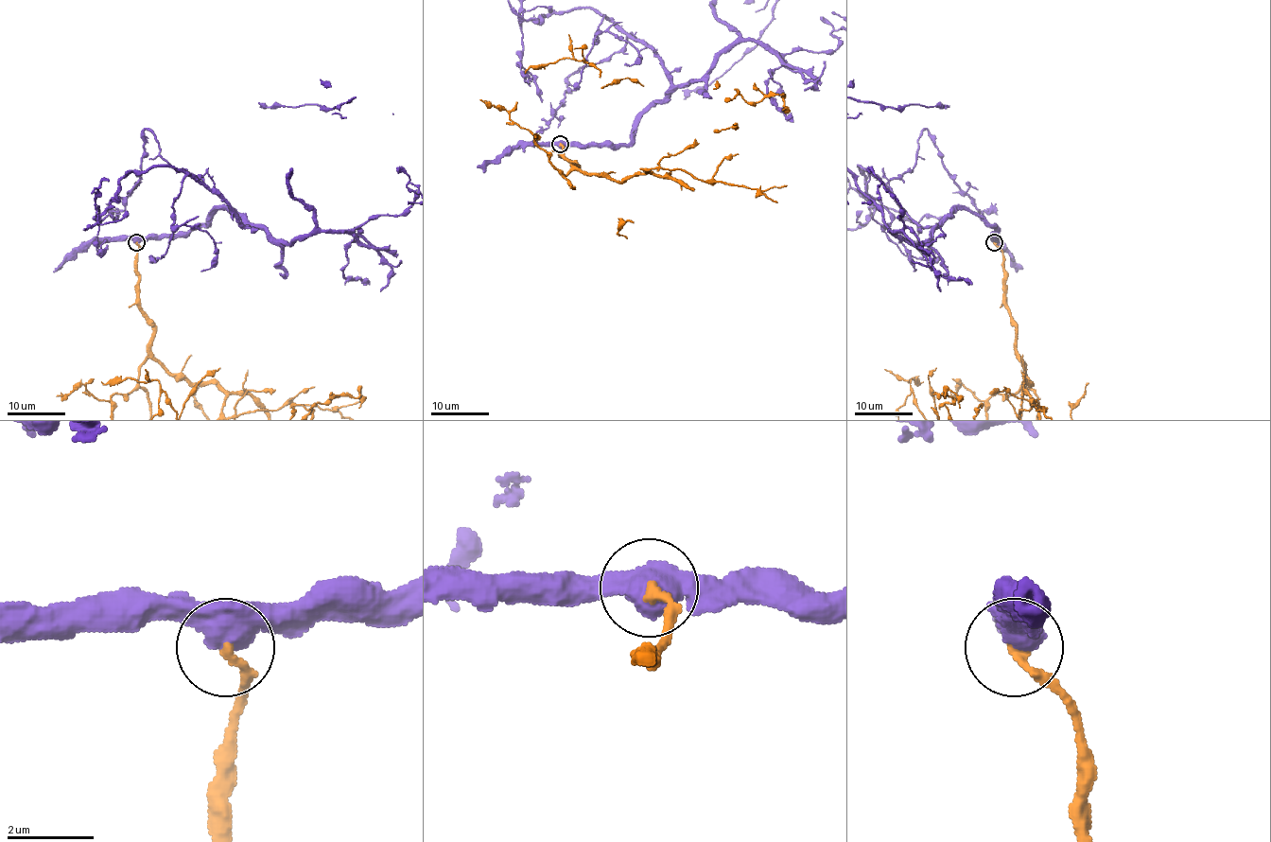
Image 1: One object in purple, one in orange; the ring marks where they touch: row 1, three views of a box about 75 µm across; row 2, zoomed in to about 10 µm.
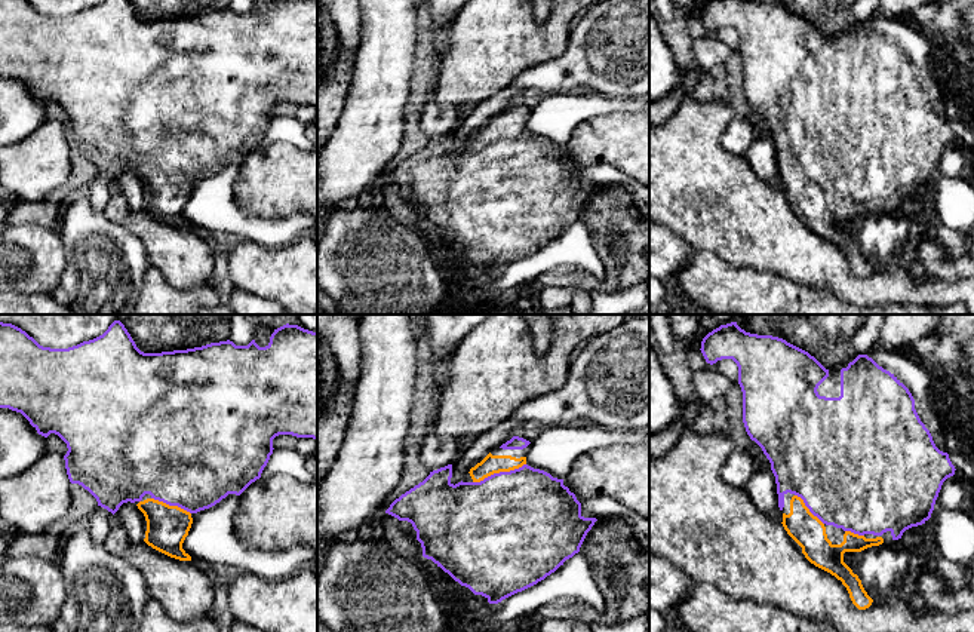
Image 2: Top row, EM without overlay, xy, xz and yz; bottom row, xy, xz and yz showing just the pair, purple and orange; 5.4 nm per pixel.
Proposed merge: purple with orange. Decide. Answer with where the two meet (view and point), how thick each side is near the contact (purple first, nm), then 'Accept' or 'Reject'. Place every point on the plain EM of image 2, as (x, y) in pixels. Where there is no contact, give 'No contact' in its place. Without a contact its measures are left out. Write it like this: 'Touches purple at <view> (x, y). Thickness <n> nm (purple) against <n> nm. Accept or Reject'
Touches purple at xz (500, 140). Thickness 500 nm (purple) against 100 nm. Accept

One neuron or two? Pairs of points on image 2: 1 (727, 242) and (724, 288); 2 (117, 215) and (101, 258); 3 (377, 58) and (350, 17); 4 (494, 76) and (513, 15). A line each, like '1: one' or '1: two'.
1: two
2: two
3: two
4: one

